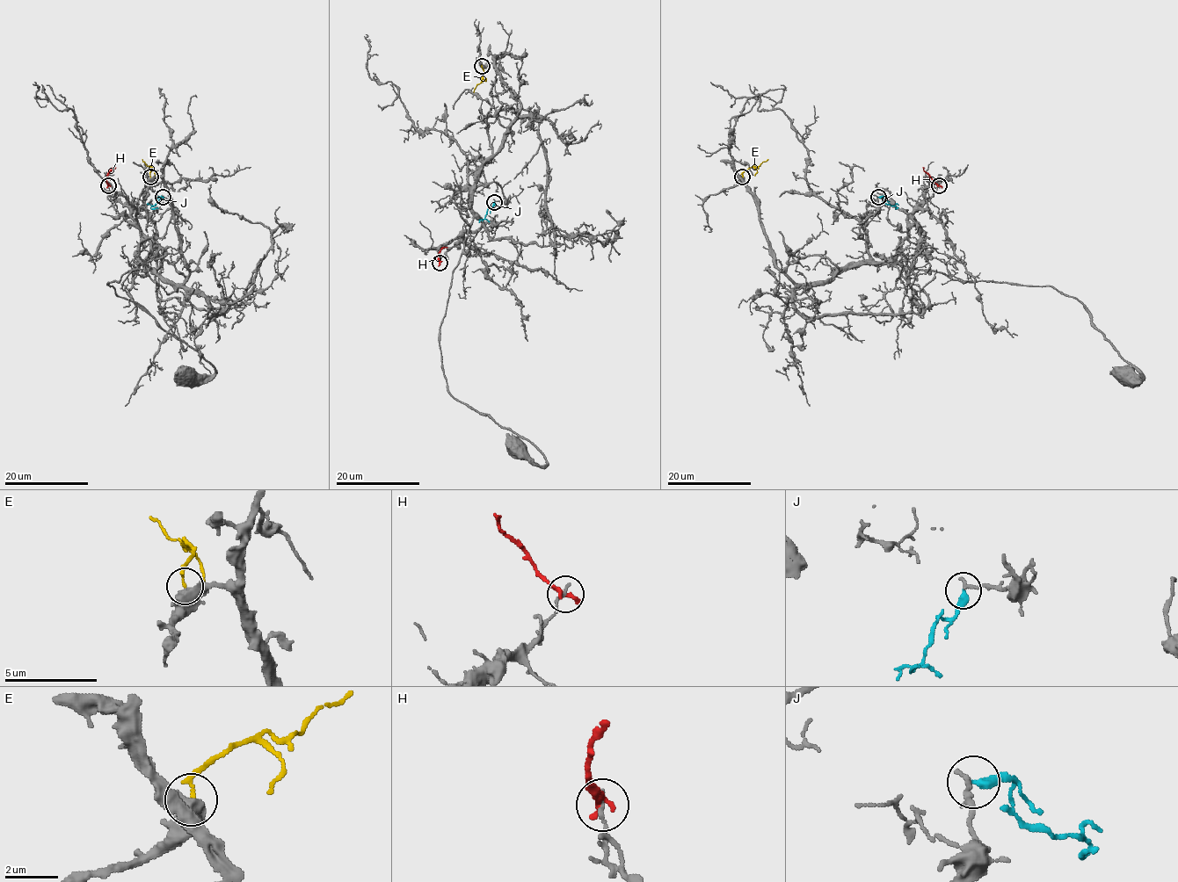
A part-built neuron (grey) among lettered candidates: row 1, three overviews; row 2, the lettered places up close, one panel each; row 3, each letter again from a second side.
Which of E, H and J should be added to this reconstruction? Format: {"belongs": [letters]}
{"belongs": ["J"]}

